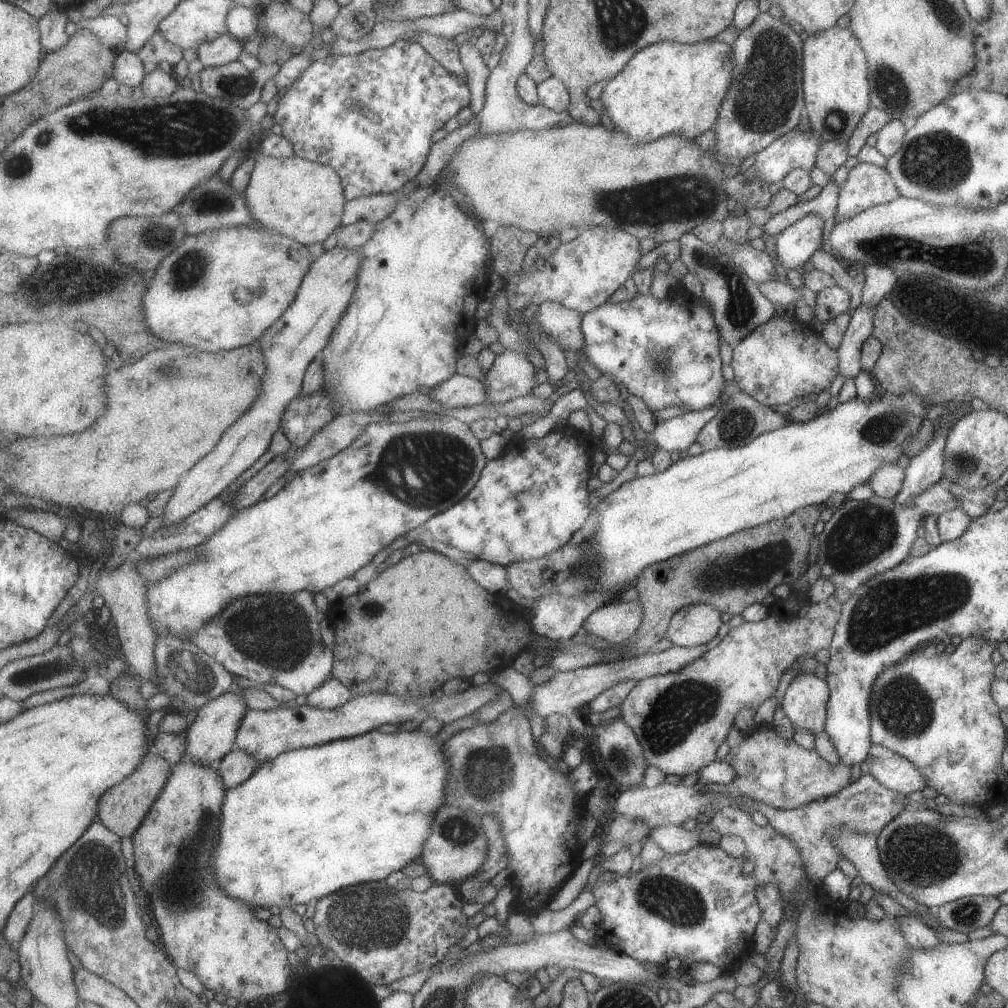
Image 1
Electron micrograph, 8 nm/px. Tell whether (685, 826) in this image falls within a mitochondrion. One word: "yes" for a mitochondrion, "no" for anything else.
no

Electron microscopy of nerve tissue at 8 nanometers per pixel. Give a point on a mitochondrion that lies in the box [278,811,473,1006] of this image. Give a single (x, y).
(369, 922)

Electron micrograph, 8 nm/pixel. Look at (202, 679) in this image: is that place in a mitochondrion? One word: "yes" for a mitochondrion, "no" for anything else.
yes

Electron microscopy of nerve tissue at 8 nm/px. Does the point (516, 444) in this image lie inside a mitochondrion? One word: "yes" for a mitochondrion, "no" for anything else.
no

